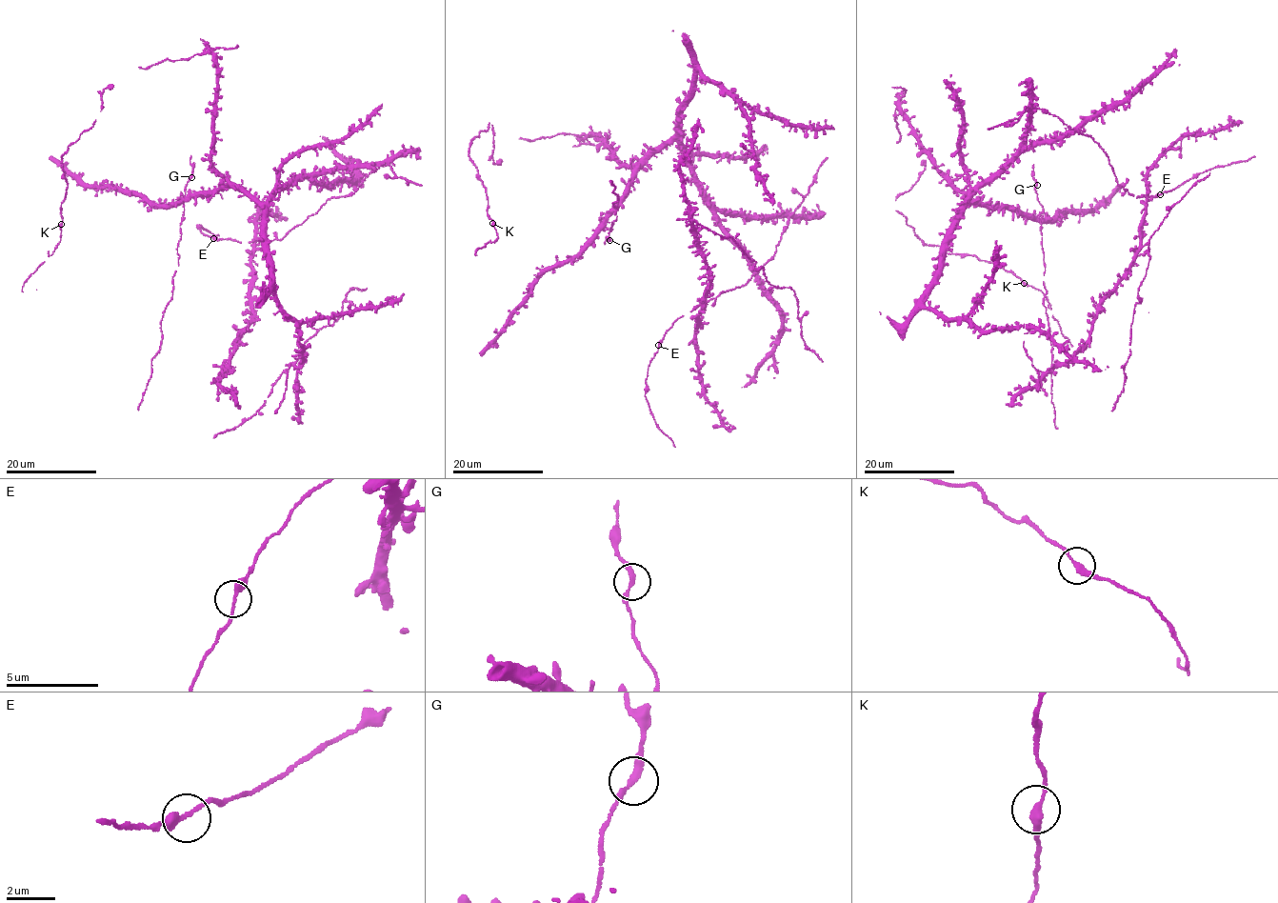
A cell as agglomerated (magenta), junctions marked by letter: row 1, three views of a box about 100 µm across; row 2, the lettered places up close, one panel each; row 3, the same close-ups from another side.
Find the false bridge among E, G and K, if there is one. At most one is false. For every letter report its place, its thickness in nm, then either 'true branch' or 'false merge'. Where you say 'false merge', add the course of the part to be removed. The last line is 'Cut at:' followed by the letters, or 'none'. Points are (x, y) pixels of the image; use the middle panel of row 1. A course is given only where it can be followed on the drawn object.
E: (658, 345) | 280 nm | true branch
G: (609, 240) | 260 nm | true branch
K: (492, 223) | 280 nm | true branch
Cut at: none

